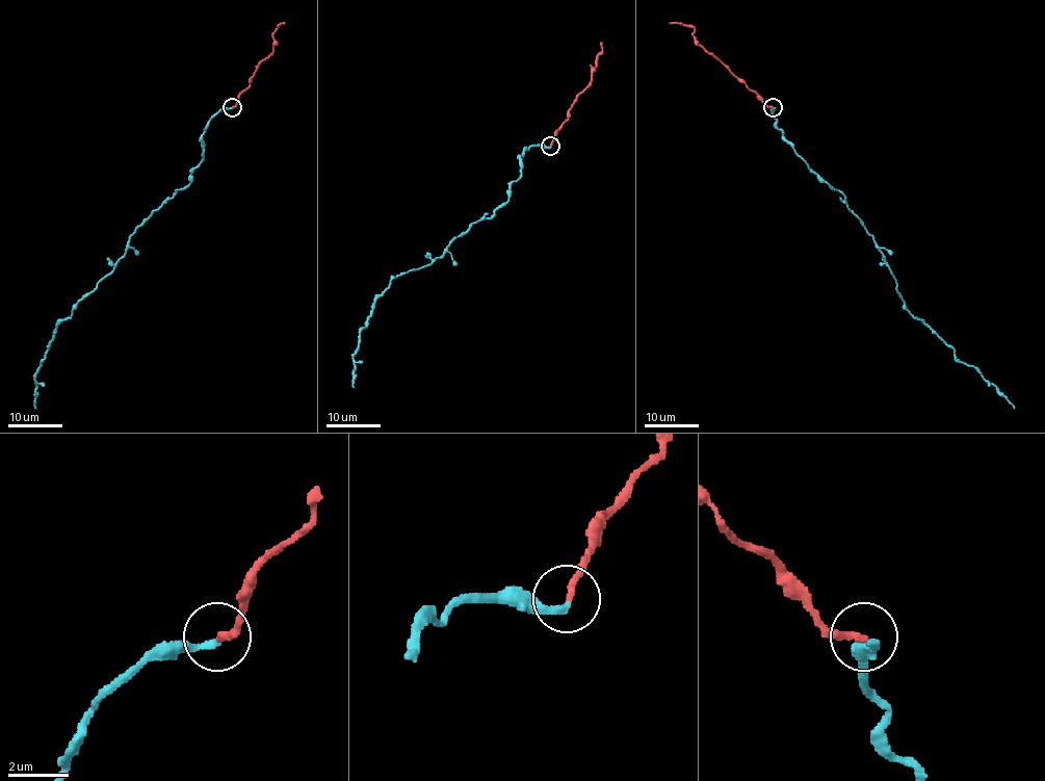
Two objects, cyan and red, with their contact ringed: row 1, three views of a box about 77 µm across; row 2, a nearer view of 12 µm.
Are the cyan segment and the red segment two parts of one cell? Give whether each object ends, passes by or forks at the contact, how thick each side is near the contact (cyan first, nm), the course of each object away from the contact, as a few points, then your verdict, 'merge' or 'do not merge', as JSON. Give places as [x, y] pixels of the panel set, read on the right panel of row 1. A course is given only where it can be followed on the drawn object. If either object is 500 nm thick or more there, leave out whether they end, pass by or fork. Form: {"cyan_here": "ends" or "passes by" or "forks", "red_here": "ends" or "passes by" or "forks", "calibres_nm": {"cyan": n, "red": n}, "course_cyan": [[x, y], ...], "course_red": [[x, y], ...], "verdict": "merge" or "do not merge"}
{"cyan_here": "ends", "red_here": "ends", "calibres_nm": {"cyan": 240, "red": 240}, "course_cyan": [[774, 107], [783, 137], [811, 172], [844, 196], [872, 236], [914, 317], [1015, 409]], "course_red": [[772, 107], [706, 51], [693, 34], [693, 26], [670, 24]], "verdict": "merge"}

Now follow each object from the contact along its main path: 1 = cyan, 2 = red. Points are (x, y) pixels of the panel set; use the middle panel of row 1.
1: (550, 147), (520, 156), (520, 176), (492, 217), (391, 281), (359, 333), (354, 388)
2: (550, 145), (568, 119), (568, 109), (591, 79), (591, 66), (595, 66), (602, 49), (601, 43)

